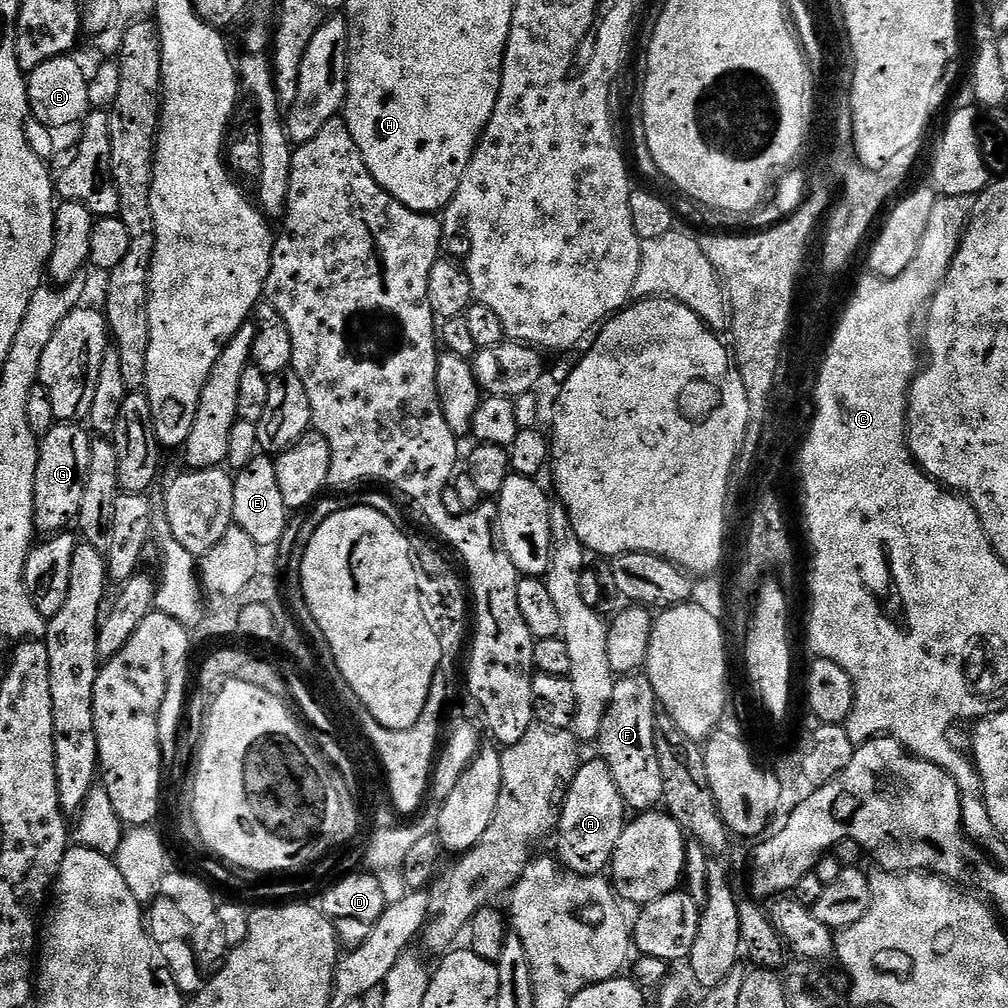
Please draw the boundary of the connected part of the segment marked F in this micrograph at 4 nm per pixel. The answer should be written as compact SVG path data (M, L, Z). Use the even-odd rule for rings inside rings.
M624 674L617 679L598 737L599 755L610 766L625 805L637 813L655 809L664 799L666 773L656 749L656 691L647 675Z

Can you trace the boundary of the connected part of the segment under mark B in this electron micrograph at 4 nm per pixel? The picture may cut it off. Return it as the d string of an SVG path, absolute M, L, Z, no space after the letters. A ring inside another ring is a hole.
M75 55L55 56L46 62L42 62L32 72L27 73L26 83L28 86L28 106L33 121L37 120L48 131L48 140L56 152L71 153L84 136L84 125L90 115L88 102L89 77L84 76L84 68L75 60Z

